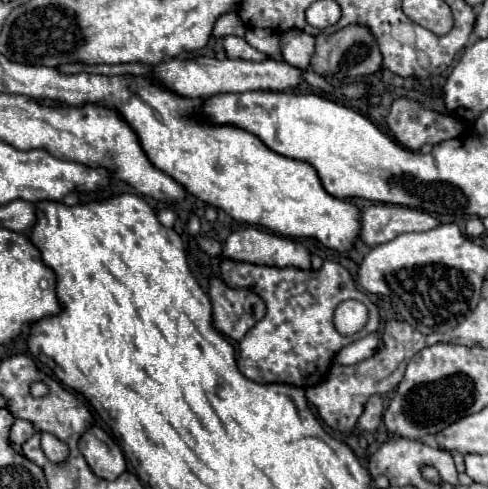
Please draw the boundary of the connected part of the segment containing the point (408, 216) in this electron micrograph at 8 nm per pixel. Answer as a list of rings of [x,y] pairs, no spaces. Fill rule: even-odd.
[[[372,205],[360,213],[360,239],[374,247],[394,239],[396,235],[410,231],[434,229],[438,221],[421,209],[402,207],[402,205]]]

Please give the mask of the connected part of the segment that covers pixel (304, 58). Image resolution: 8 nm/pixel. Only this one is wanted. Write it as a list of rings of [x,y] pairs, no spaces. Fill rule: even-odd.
[[[300,29],[284,31],[280,35],[280,51],[284,61],[306,69],[310,65],[310,55],[314,55],[314,37]]]

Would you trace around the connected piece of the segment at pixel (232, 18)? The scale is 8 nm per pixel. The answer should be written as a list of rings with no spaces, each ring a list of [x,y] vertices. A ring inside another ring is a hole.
[[[226,13],[226,15],[222,15],[222,17],[216,21],[212,35],[214,35],[216,39],[226,37],[226,35],[238,35],[238,37],[242,37],[244,31],[246,31],[246,25],[242,23],[242,19],[238,19],[236,13]]]

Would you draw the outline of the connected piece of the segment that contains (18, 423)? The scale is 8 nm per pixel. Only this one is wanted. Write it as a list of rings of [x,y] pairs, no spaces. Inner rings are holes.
[[[16,419],[16,421],[14,421],[14,425],[12,425],[12,429],[10,429],[10,441],[12,441],[12,443],[22,445],[22,443],[26,443],[32,435],[34,435],[32,423],[22,421],[22,419]]]

